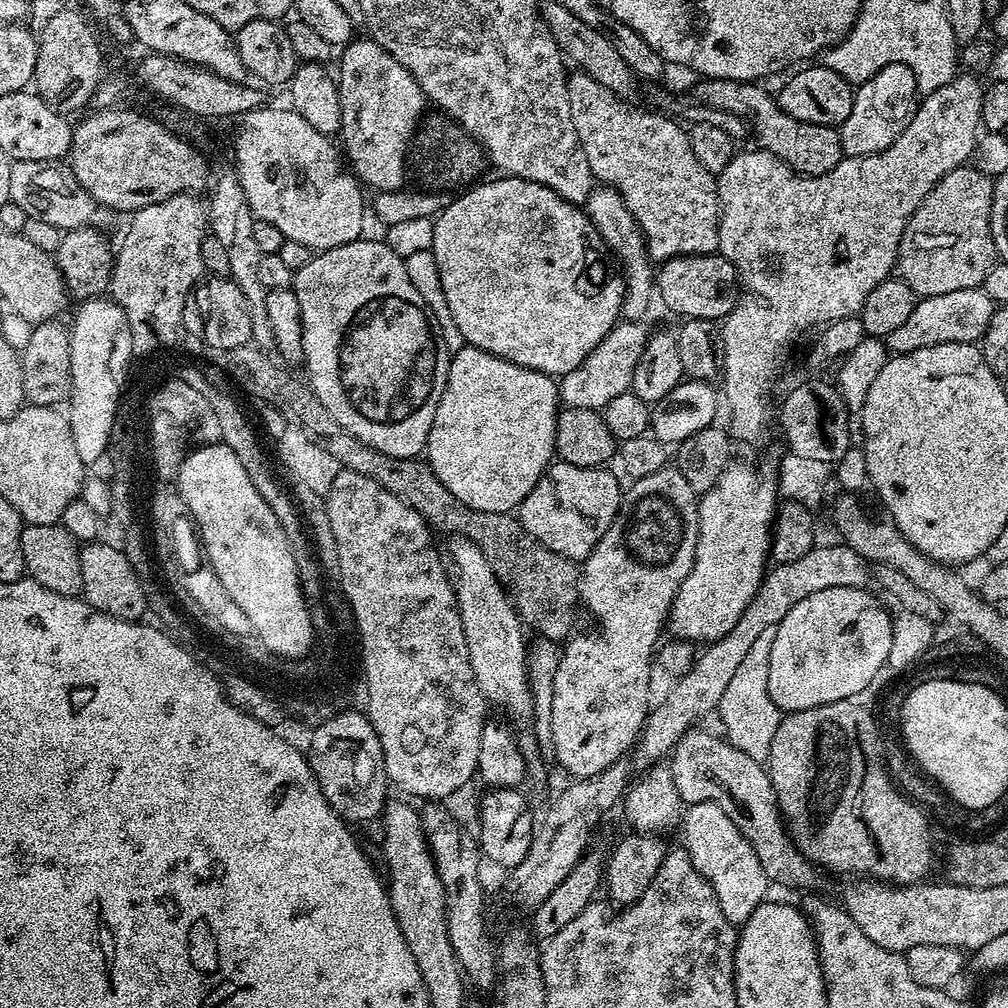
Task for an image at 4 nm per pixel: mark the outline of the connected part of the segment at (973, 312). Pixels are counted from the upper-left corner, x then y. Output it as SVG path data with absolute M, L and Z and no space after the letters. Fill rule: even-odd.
M983 287L970 290L950 290L950 294L925 296L917 299L914 311L907 316L906 322L890 333L886 338L889 353L901 356L926 346L938 346L958 342L959 344L976 344L983 341L984 332L990 326L990 318L998 305L985 294Z

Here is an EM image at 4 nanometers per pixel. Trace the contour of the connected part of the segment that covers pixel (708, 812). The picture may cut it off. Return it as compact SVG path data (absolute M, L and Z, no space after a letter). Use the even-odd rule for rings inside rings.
M709 800L689 803L683 809L683 828L682 847L690 854L694 870L710 882L718 898L718 906L722 906L722 914L726 914L728 921L733 926L743 926L752 911L765 903L767 896L764 895L770 889L768 875L762 870L762 862L758 862L758 854L754 854L750 842L746 842L738 826L734 826L728 815Z

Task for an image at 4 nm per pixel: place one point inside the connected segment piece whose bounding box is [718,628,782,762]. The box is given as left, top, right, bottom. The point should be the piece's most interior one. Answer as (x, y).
(751, 717)

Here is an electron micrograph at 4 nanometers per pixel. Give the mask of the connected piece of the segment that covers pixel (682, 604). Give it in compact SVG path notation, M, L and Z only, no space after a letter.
M729 463L712 489L699 497L696 513L696 557L692 562L692 569L686 574L672 599L672 609L668 611L666 619L667 631L672 631L671 635L675 639L711 642L721 640L726 633L734 630L734 622L742 618L746 606L750 606L758 586L764 581L766 565L770 560L772 522L777 507L777 477L771 471L759 472L752 464Z

